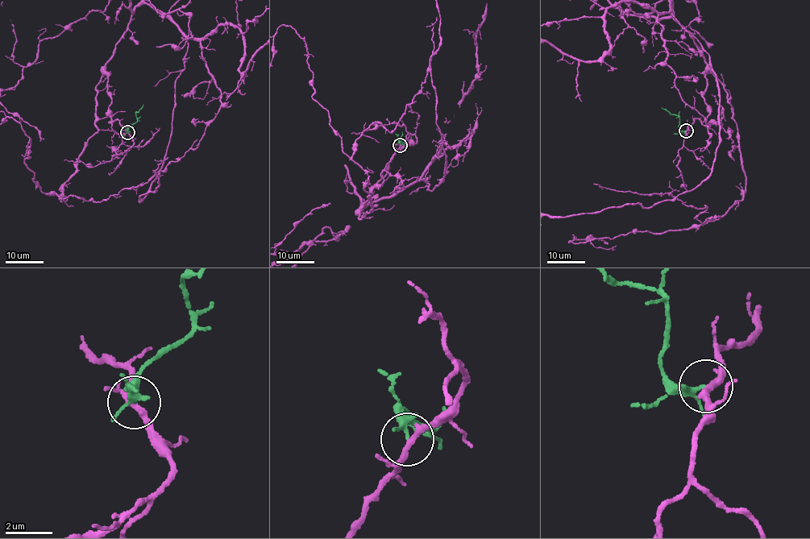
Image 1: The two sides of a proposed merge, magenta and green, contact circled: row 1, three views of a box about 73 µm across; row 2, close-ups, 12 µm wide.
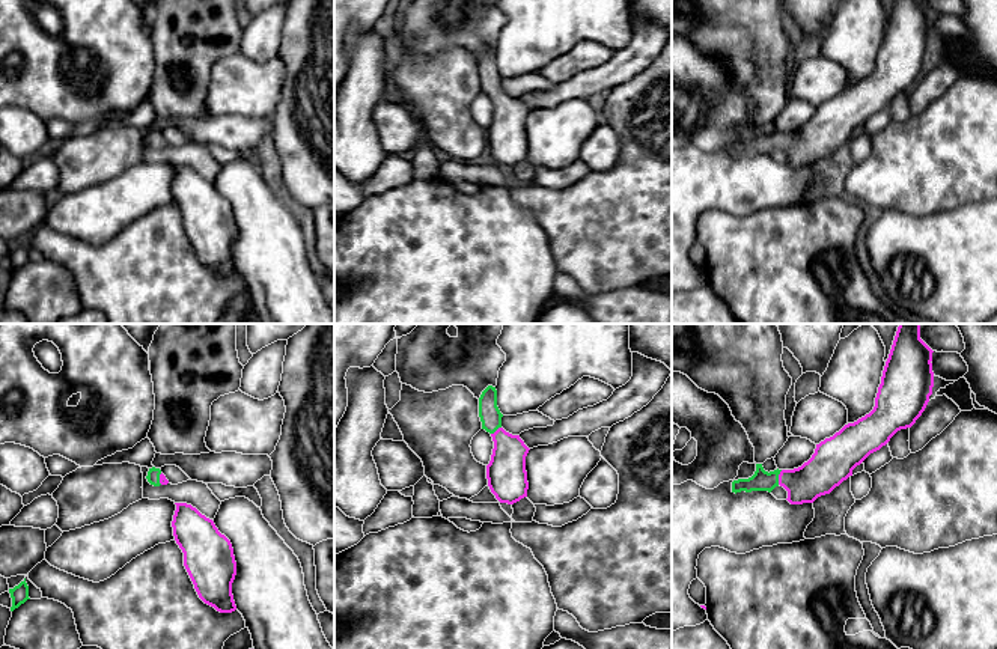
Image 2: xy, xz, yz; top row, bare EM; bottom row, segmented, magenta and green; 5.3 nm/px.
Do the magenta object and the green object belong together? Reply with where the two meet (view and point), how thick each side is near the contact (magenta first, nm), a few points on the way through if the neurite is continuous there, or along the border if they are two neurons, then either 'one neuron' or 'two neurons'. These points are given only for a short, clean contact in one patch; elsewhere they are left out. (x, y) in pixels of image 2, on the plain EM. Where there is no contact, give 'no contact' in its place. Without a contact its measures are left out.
contact yz (779, 140); calibres 200 and 110 nm; way yz (824, 134), (817, 140), (779, 140), (761, 143); one neuron

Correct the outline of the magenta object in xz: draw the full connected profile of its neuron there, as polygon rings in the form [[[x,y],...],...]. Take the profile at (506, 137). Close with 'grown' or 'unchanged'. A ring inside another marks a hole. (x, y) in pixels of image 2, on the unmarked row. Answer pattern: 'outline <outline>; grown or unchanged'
outline [[[488,48],[479,60],[479,80],[482,92],[489,95],[494,104],[486,128],[488,149],[500,166],[514,167],[527,160],[526,119],[530,111],[520,98],[502,90],[503,77],[497,69],[497,53],[492,48]]]; grown

